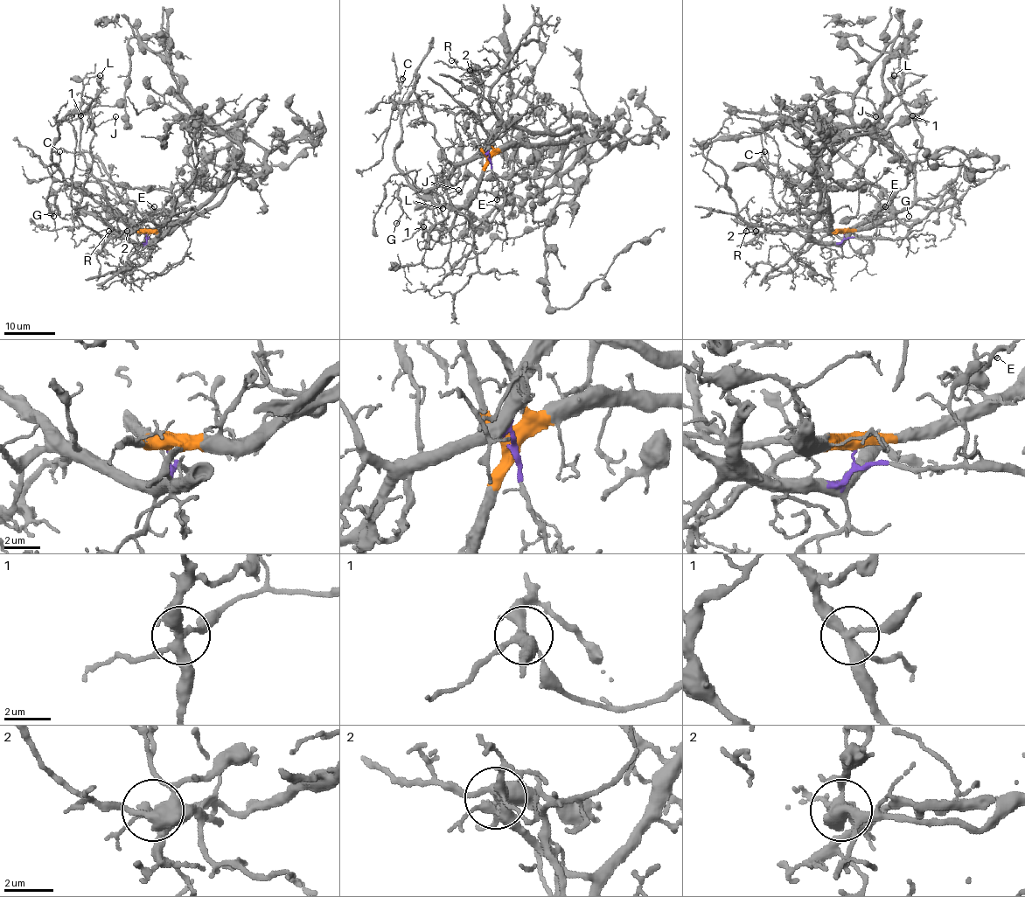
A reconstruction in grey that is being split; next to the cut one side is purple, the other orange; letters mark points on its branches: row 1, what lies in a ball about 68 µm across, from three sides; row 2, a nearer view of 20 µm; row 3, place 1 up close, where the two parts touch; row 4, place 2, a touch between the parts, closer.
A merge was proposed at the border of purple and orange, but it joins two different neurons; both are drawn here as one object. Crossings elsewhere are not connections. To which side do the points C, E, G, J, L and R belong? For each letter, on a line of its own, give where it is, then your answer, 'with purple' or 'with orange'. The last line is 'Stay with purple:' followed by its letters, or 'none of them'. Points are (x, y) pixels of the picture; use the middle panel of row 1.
C: at (402, 79); with orange
E: at (497, 199); with orange
G: at (396, 223); with orange
J: at (458, 190); with orange
L: at (442, 208); with orange
R: at (451, 60); with orange
Stay with purple: none of them

